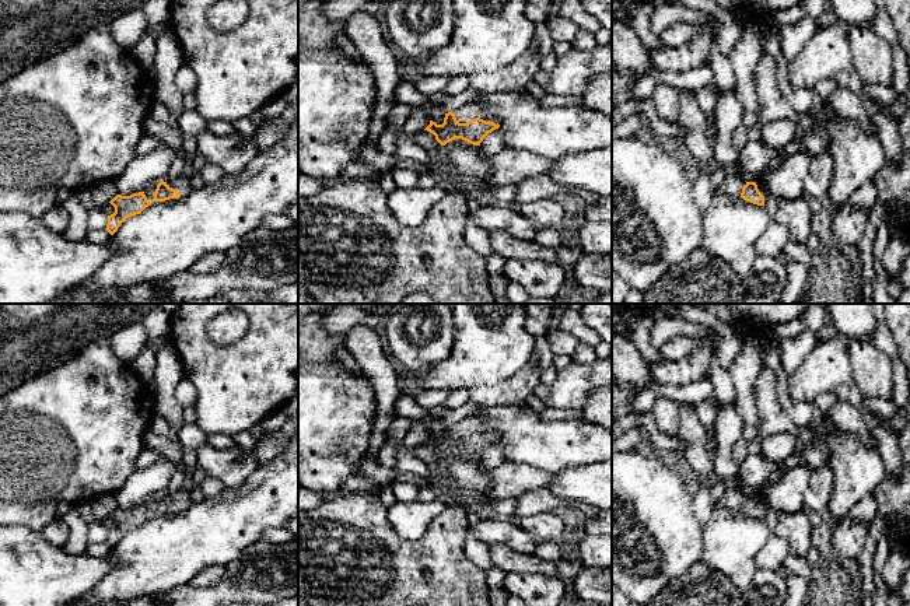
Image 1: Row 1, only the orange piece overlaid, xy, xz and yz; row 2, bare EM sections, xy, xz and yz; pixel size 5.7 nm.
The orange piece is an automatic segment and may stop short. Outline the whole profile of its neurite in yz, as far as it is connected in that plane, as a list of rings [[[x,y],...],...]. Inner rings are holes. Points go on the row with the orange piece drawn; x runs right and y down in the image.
[[[728,168],[718,192],[722,192],[732,199],[742,197],[753,204],[764,206],[764,196],[759,192],[756,182],[746,182],[745,186],[742,183],[742,176],[735,169]]]

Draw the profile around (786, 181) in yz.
[[[790,148],[783,162],[763,172],[759,179],[776,199],[795,199],[804,196],[809,162],[811,157],[797,148]]]

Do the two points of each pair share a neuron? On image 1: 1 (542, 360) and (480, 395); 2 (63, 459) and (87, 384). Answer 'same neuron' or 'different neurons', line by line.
1: same neuron
2: same neuron

